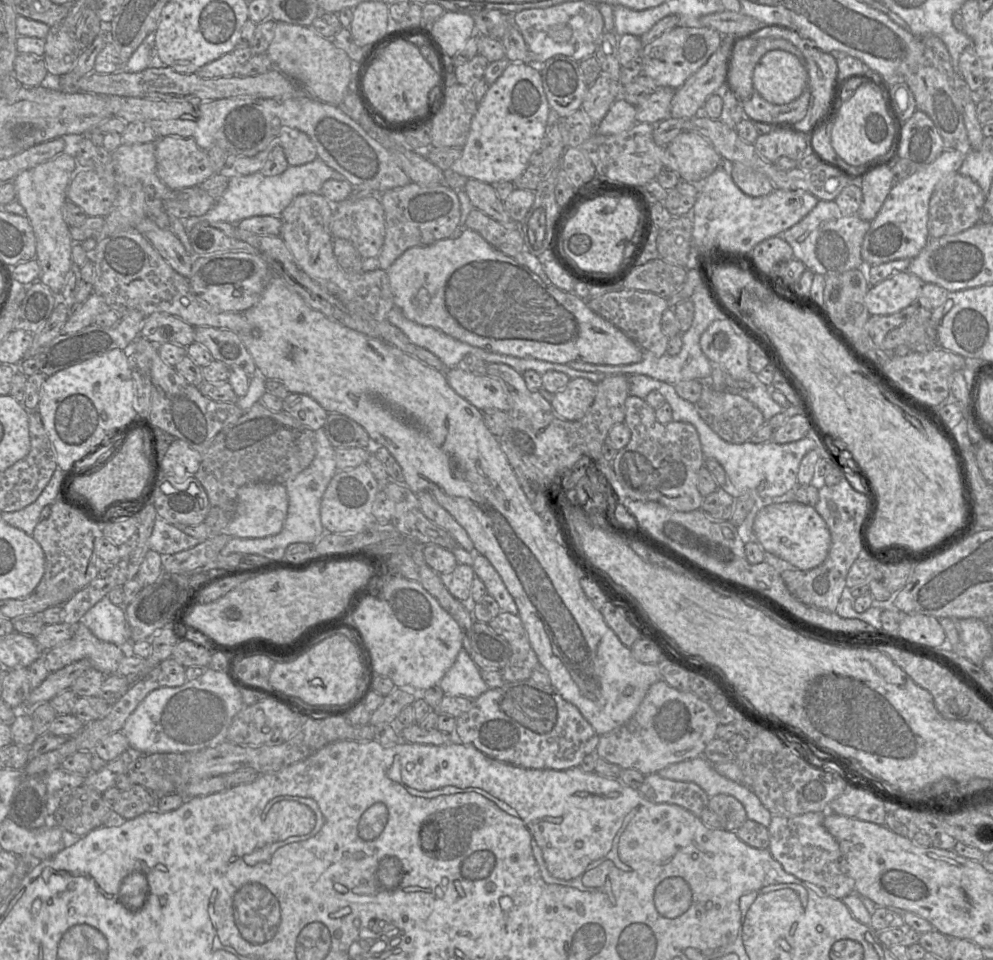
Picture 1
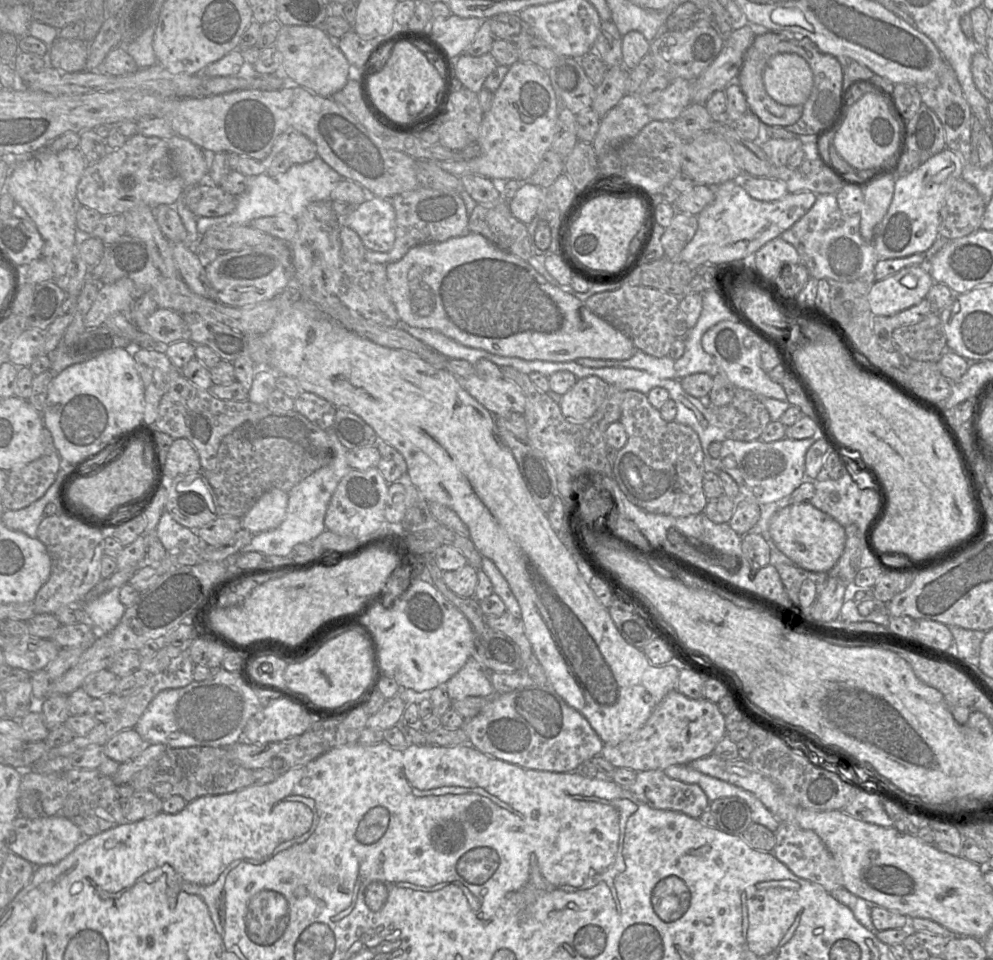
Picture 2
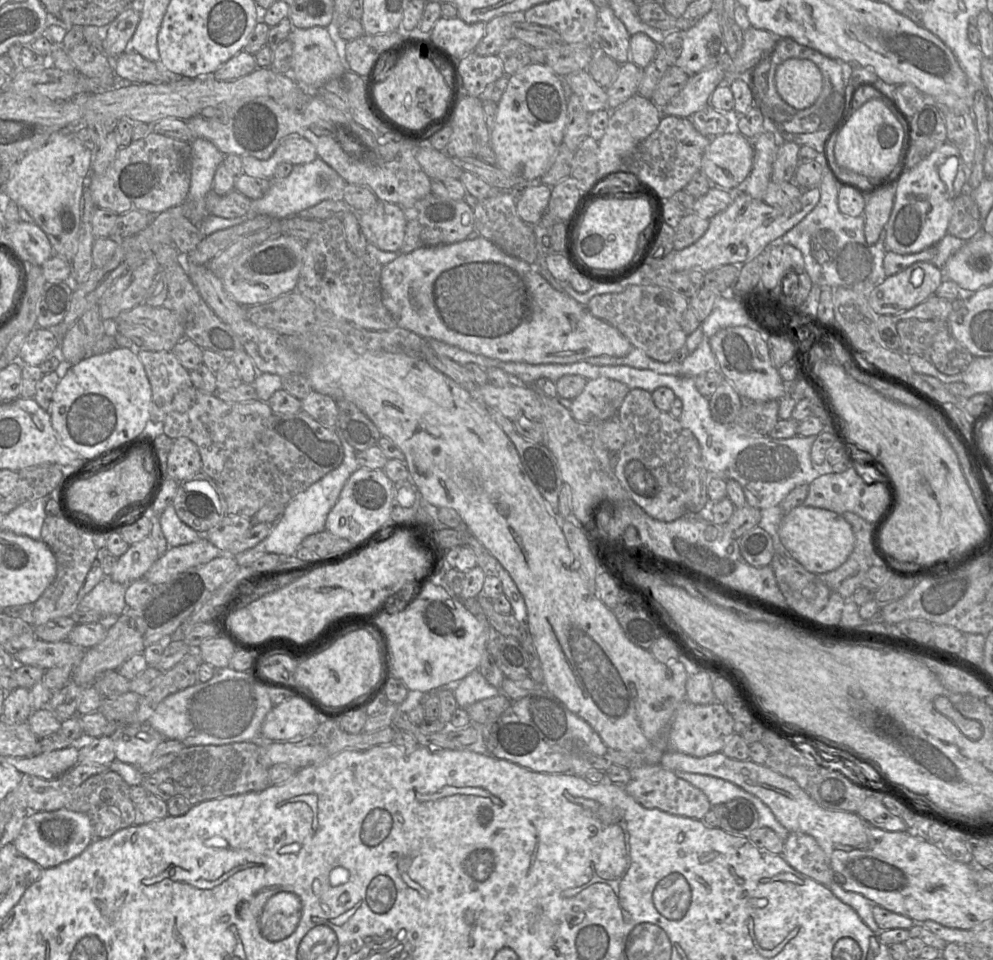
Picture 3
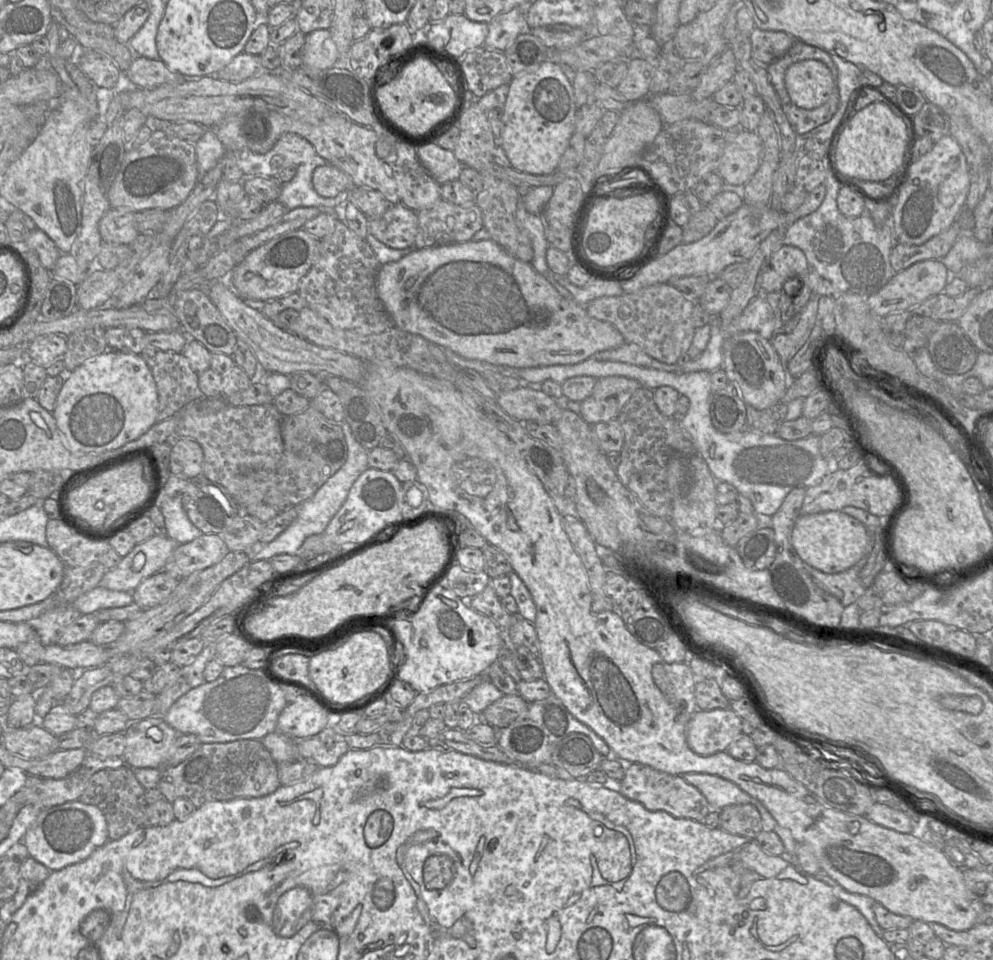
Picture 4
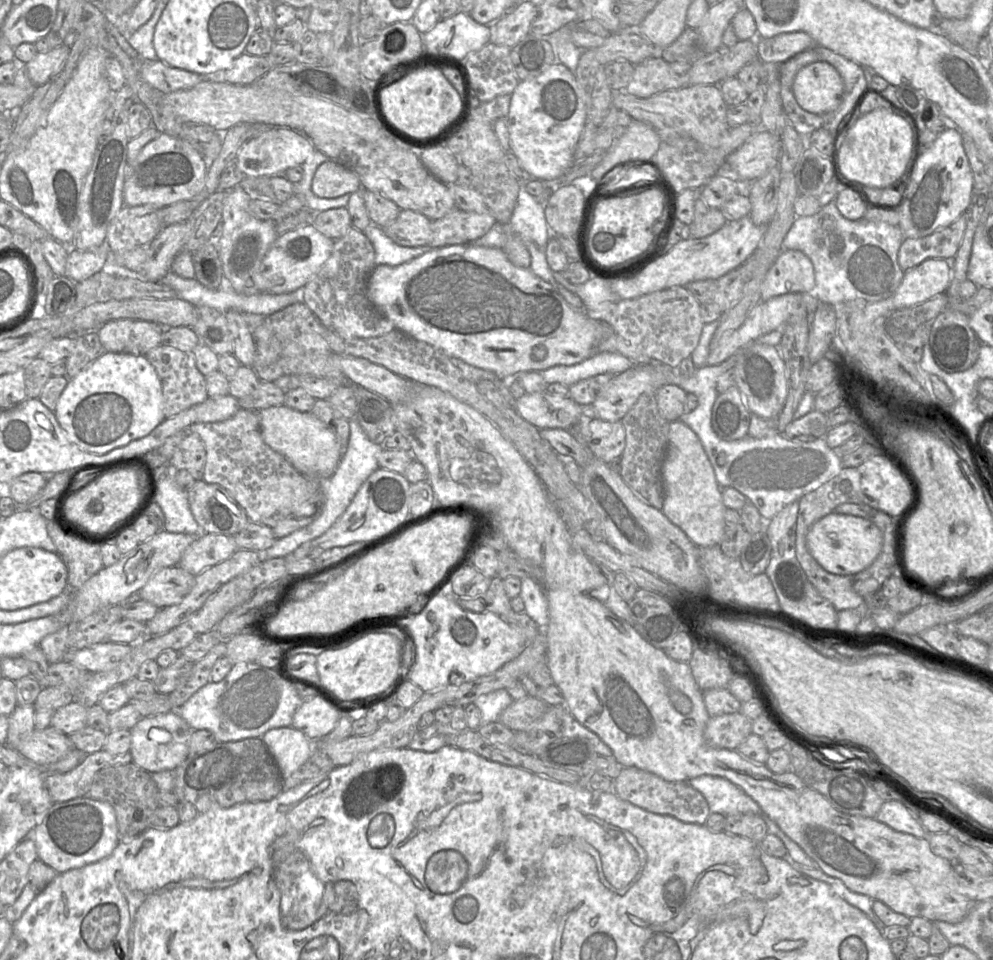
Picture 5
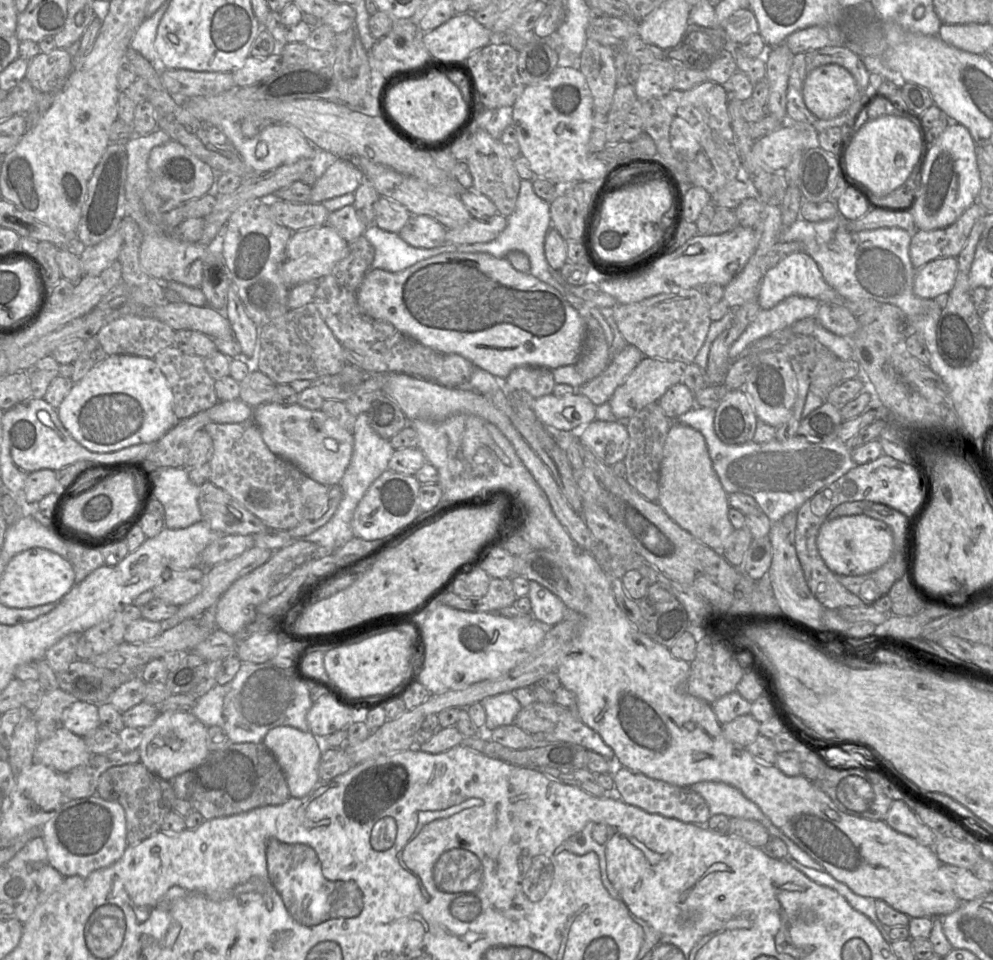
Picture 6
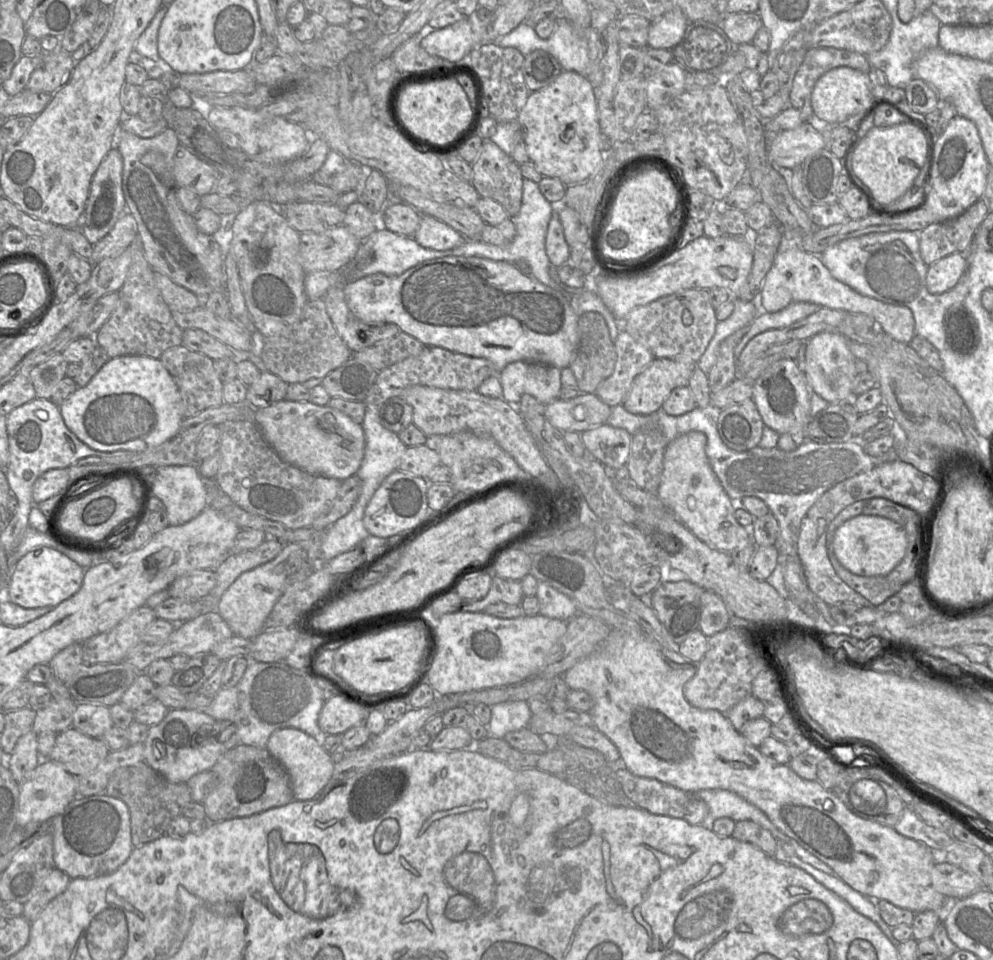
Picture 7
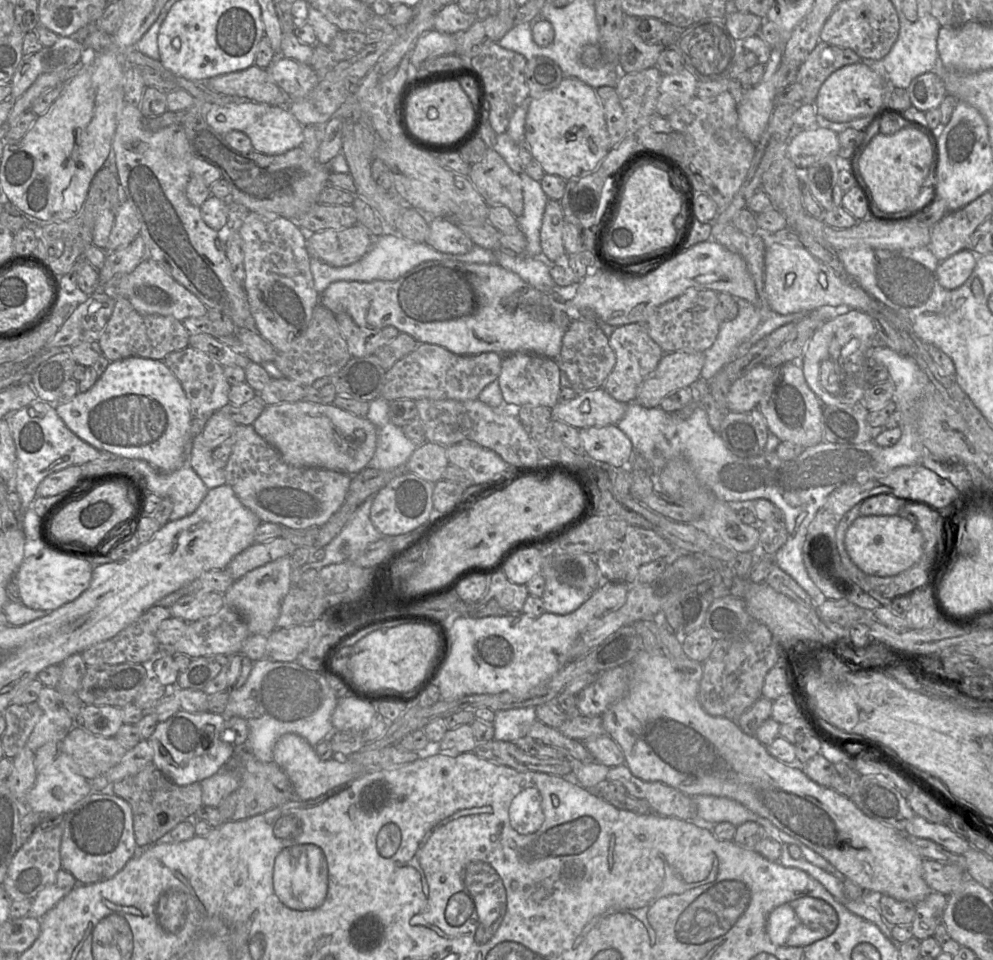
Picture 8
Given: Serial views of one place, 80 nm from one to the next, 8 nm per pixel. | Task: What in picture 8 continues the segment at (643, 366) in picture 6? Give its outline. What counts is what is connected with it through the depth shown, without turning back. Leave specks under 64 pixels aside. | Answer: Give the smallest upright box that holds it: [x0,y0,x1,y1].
[634,352,703,408]

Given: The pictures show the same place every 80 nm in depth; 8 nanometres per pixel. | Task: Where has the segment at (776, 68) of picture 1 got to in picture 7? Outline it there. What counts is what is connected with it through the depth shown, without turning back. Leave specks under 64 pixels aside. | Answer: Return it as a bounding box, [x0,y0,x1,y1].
[811,67,875,123]

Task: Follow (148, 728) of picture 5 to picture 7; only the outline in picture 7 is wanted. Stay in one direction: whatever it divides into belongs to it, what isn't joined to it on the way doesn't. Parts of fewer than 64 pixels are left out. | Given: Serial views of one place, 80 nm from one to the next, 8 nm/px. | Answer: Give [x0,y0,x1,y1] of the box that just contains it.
[144,709,228,783]

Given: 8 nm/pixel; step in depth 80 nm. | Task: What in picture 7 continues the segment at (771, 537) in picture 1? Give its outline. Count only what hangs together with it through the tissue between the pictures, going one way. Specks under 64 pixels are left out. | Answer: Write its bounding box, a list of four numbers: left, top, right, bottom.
[831,515,907,576]

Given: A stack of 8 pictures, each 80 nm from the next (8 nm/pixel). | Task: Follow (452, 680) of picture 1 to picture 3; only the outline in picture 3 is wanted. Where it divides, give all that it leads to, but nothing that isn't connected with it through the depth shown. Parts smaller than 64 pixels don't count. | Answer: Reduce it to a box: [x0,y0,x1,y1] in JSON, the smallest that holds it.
[449,669,501,709]

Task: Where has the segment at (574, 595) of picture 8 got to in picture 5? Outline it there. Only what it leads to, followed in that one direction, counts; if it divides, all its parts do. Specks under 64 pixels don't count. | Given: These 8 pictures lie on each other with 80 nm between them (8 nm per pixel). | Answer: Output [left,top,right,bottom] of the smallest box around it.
[519,578,549,629]

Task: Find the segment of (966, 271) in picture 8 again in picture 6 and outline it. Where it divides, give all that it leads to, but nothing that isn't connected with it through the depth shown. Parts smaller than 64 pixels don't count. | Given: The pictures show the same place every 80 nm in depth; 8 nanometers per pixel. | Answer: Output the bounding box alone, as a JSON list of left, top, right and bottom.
[913,257,958,299]

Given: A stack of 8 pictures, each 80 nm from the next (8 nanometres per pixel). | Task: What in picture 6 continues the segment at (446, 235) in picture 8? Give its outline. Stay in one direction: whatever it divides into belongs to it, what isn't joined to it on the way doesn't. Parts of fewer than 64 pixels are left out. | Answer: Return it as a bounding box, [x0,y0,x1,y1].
[399,215,447,249]

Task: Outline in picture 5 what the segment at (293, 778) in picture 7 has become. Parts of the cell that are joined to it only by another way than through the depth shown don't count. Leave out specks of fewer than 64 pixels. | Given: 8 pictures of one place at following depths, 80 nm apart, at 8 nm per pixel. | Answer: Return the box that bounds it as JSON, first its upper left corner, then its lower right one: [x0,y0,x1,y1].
[261,726,314,787]

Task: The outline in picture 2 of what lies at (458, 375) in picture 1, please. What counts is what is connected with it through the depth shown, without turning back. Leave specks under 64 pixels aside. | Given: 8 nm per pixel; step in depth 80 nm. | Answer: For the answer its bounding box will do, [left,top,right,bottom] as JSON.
[460,373,526,415]

